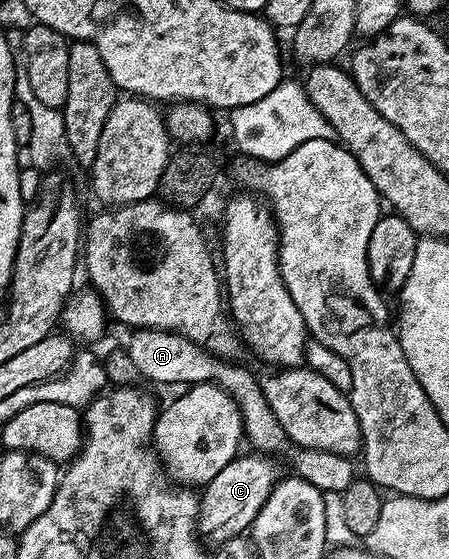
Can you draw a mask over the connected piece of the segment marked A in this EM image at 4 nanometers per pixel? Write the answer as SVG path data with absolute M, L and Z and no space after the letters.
M141 328L130 333L131 338L125 351L130 358L131 367L134 373L141 374L145 379L155 384L183 384L179 386L190 386L193 384L216 383L219 387L226 390L228 394L238 403L239 412L242 415L244 439L246 443L251 444L256 453L268 454L273 456L275 452L281 452L285 446L288 447L289 441L285 430L281 427L281 422L277 421L277 416L273 414L272 407L265 398L263 385L251 371L243 366L233 364L231 360L215 356L202 345L193 342L180 335L178 332L157 331L156 328Z

